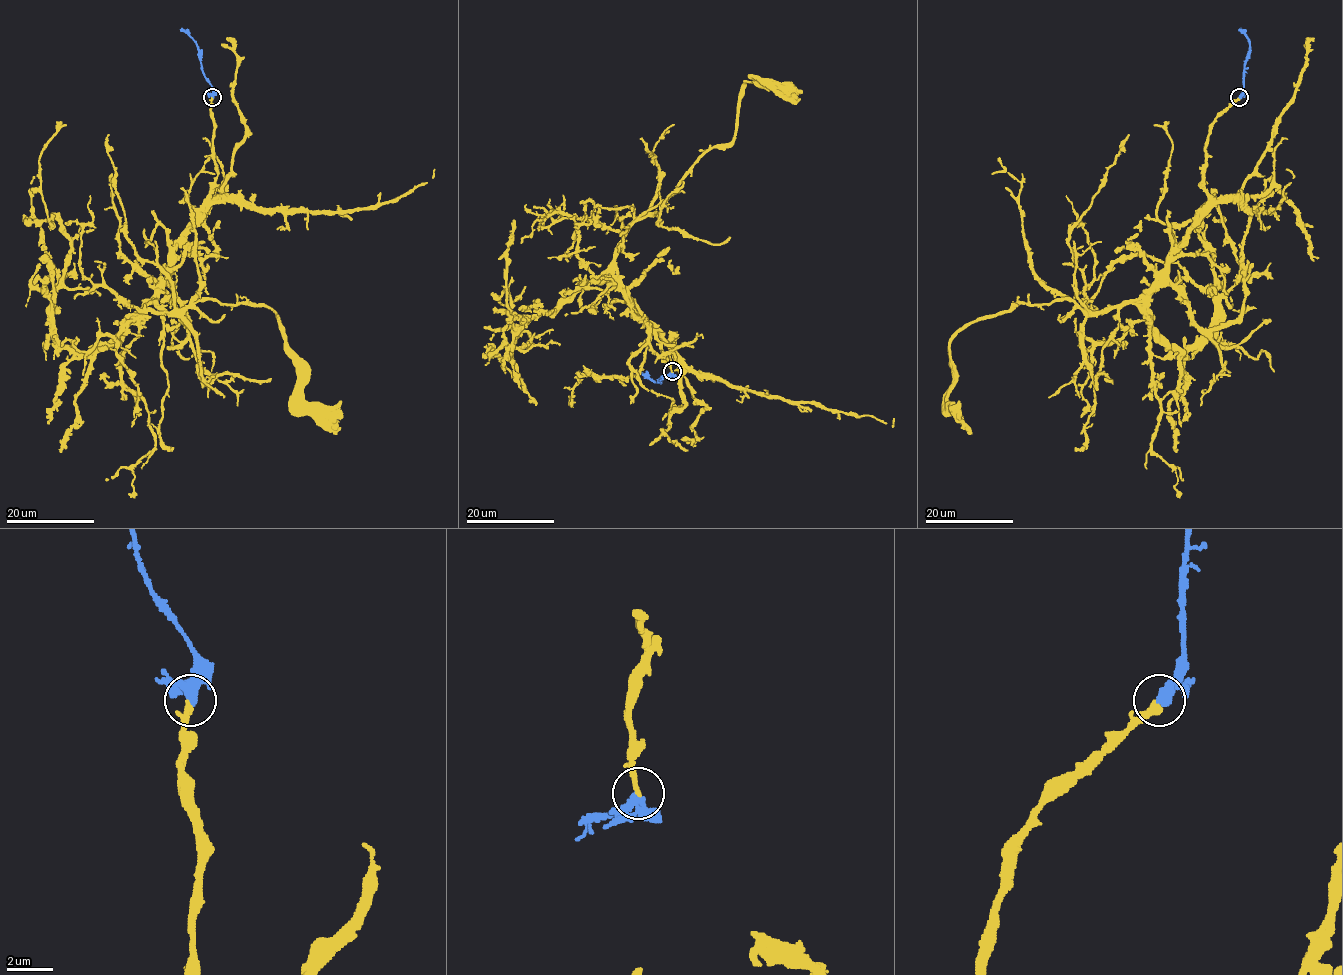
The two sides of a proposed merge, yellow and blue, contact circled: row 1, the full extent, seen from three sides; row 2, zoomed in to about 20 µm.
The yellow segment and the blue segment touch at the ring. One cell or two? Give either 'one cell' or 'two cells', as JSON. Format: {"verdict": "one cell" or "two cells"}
{"verdict": "one cell"}

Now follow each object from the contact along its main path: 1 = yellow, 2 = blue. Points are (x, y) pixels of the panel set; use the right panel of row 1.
1: (1239, 97), (1147, 308), (1180, 353), (1209, 328), (1214, 256), (1194, 218), (1158, 219), (1172, 146), (1154, 125)
2: (1239, 97), (1249, 43), (1247, 36), (1238, 31)

